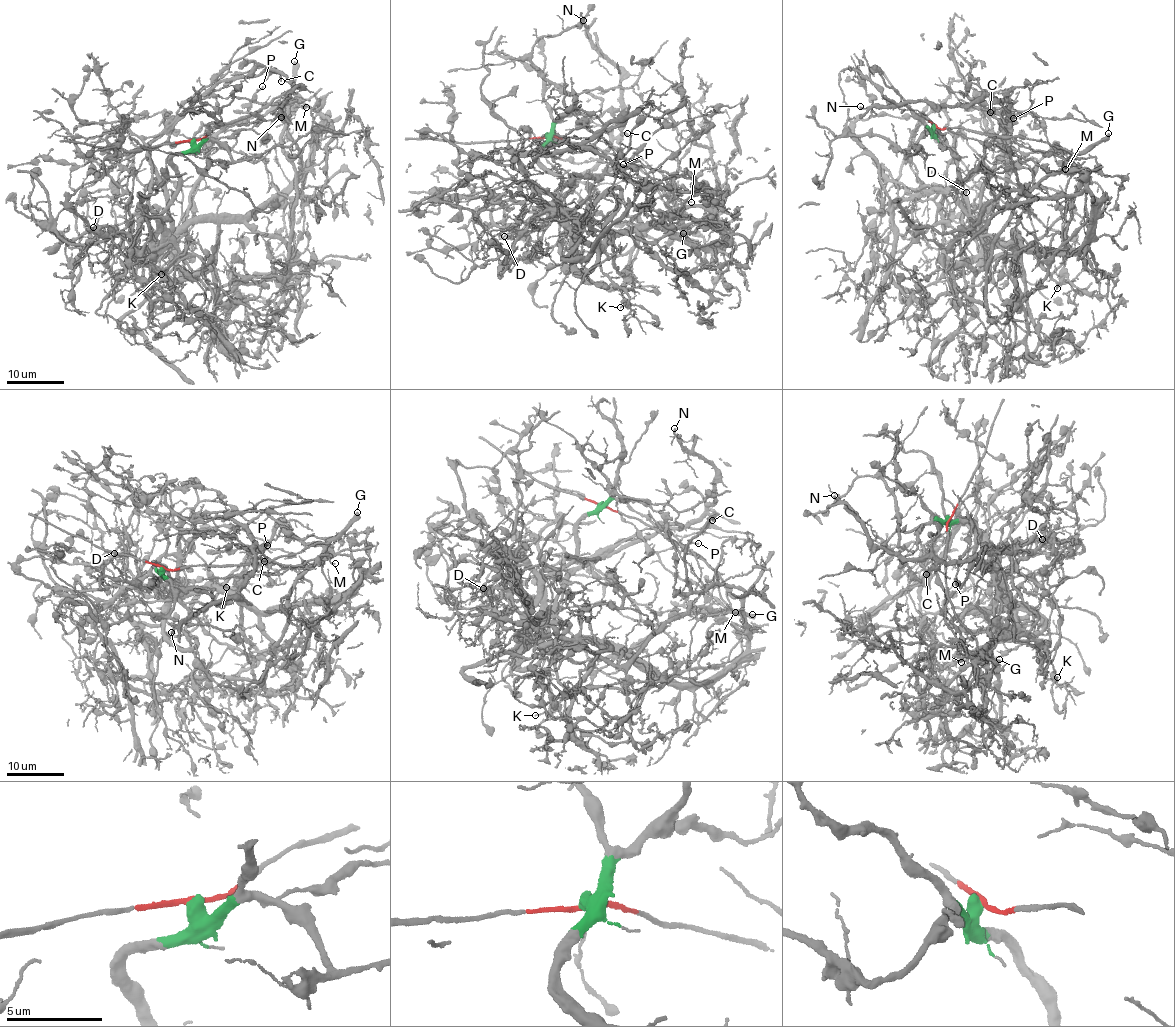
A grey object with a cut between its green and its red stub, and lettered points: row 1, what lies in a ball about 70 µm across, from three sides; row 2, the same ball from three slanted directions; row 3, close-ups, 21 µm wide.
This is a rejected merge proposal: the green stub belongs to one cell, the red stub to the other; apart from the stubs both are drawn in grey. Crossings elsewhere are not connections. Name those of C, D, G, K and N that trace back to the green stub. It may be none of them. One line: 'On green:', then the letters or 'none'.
On green: C, D, K, N

